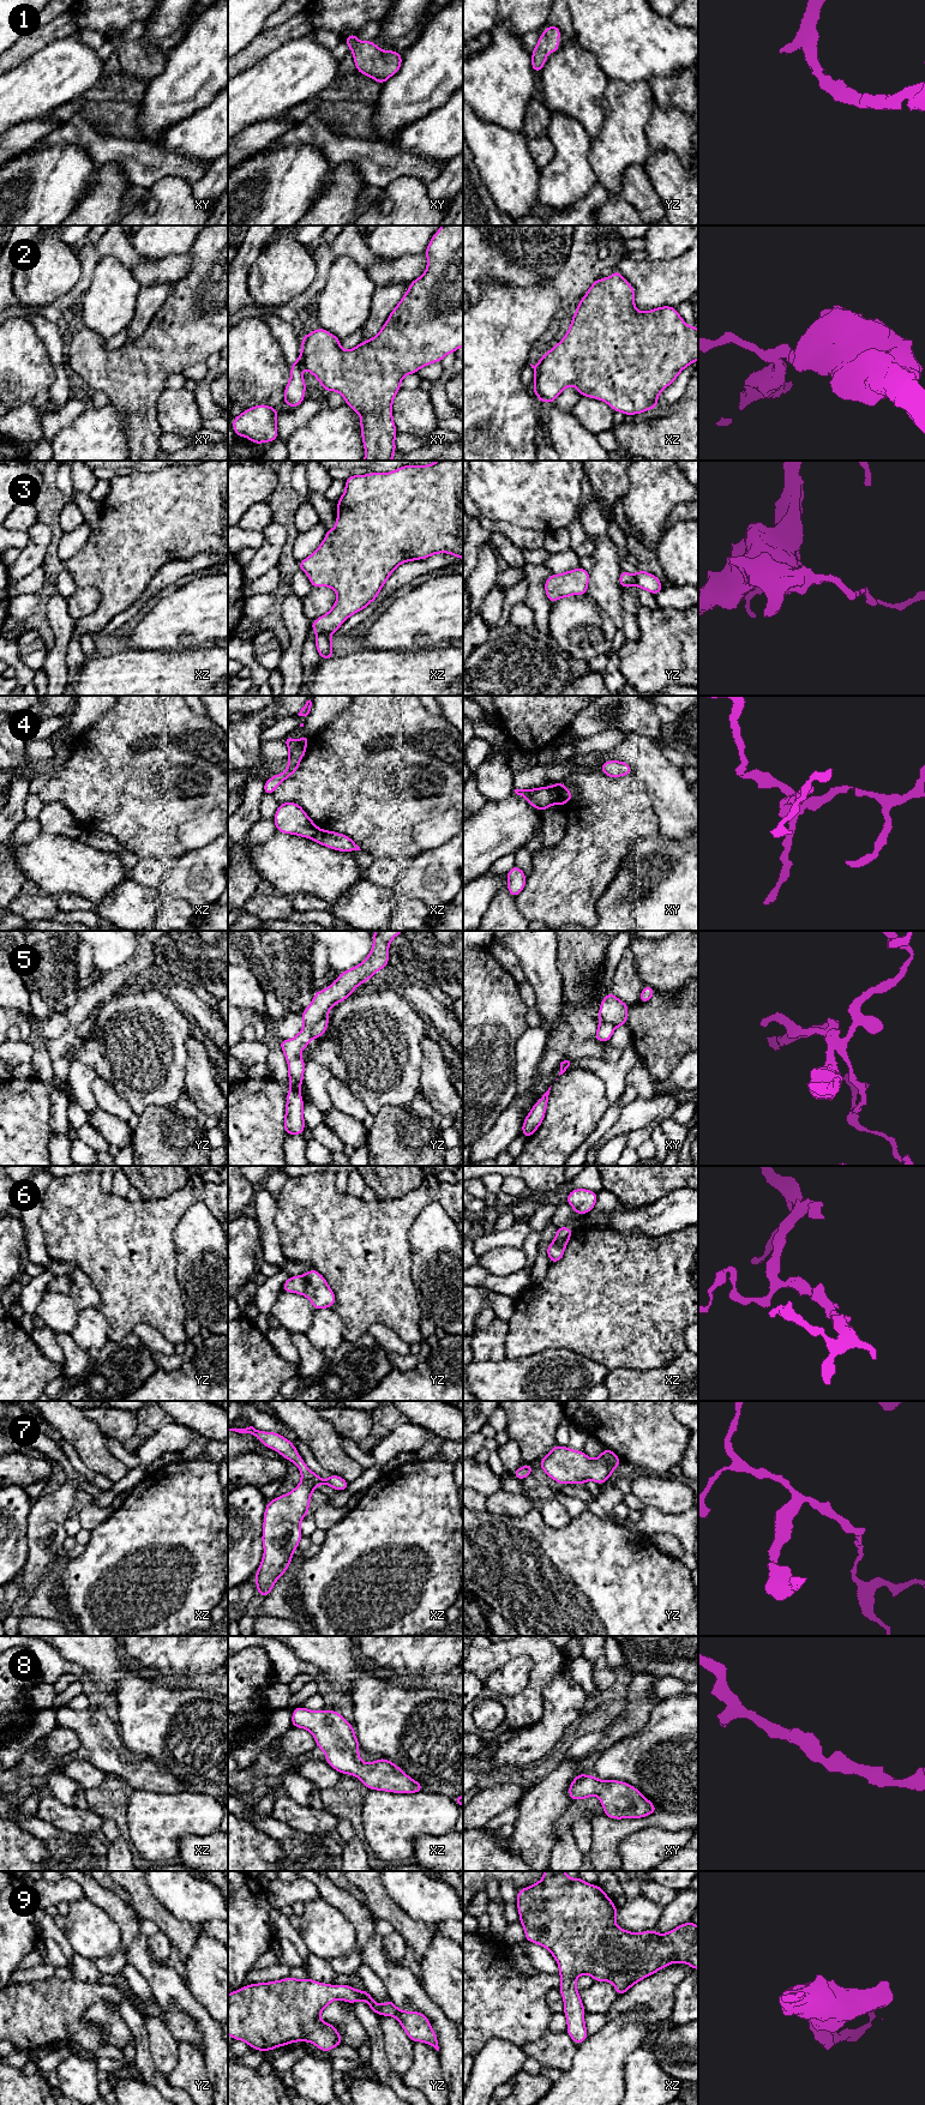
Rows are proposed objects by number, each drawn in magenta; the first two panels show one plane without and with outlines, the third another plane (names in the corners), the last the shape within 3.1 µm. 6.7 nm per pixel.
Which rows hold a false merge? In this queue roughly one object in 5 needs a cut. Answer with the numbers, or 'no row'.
2, 3, 4, 5

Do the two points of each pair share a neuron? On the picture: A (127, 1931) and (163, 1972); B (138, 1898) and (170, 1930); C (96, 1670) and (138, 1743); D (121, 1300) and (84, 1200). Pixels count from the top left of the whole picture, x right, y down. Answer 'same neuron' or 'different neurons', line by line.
A: same neuron
B: same neuron
C: same neuron
D: same neuron

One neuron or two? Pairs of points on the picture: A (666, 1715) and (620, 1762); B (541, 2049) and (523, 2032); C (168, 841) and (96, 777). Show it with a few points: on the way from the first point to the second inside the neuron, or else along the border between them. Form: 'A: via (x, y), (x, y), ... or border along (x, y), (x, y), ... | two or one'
A: via (656, 1727), (632, 1751) | one
B: border along (547, 2030), (535, 2042), (527, 2042), (522, 2046) | two
C: via (150, 824), (114, 788) | one

